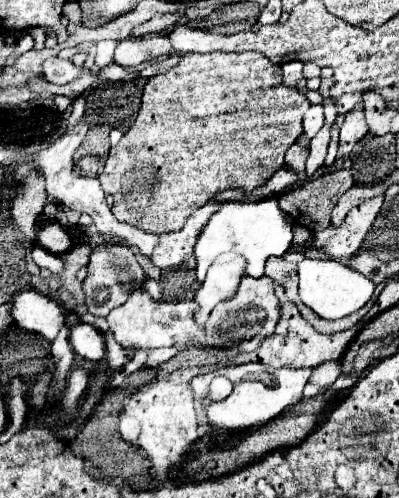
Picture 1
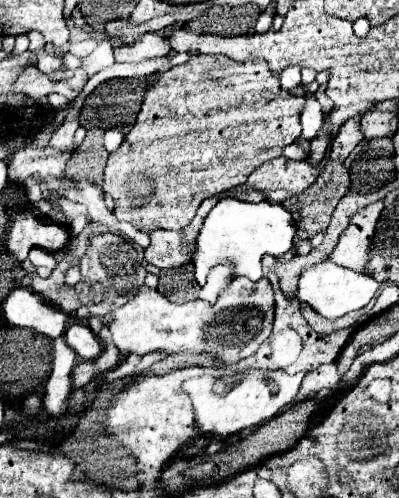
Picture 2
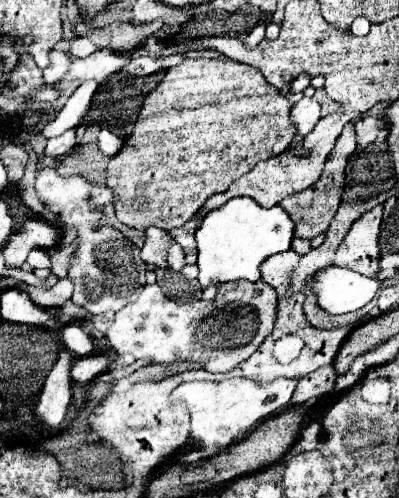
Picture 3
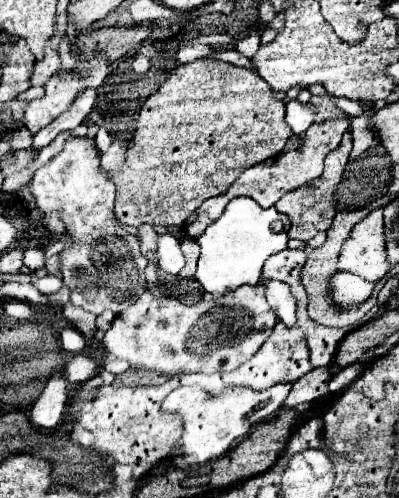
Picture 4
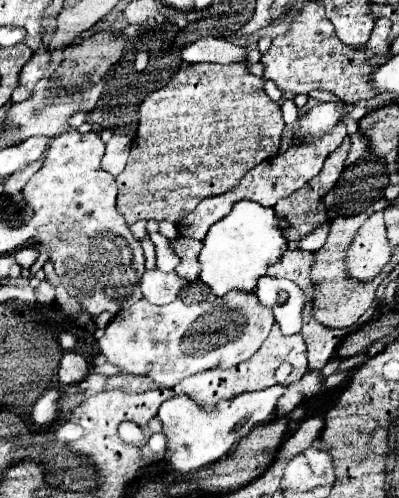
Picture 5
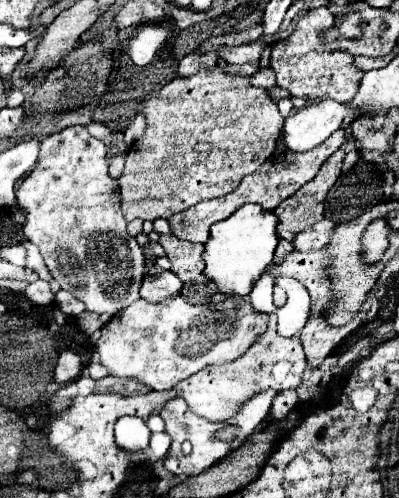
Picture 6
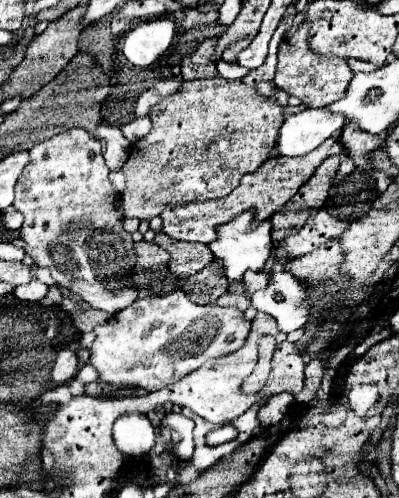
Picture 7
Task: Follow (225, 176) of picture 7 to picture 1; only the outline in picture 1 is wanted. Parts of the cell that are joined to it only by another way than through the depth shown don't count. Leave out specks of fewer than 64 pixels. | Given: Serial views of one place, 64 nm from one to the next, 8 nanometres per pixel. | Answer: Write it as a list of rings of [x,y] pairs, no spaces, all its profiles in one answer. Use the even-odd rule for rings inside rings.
[[[210,52],[210,54],[186,54],[182,56],[180,64],[174,66],[170,72],[156,74],[148,78],[144,86],[144,96],[142,96],[142,106],[140,112],[132,124],[132,128],[122,136],[122,140],[110,150],[108,160],[104,164],[102,174],[98,176],[102,188],[106,194],[114,198],[112,212],[120,222],[128,222],[144,232],[152,234],[162,234],[162,232],[172,232],[180,230],[186,220],[200,208],[204,206],[216,192],[222,192],[226,188],[244,188],[252,190],[256,186],[262,186],[266,178],[272,174],[272,170],[278,170],[284,164],[284,152],[296,138],[302,134],[302,116],[310,108],[310,102],[306,96],[298,96],[296,90],[284,88],[282,86],[282,70],[278,64],[272,64],[264,54],[260,52],[244,52],[244,54],[226,54],[226,52]]]

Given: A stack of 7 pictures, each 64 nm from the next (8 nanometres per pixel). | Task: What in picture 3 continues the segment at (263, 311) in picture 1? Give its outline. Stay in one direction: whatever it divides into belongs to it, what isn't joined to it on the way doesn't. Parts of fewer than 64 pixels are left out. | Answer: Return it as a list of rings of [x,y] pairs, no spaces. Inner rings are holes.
[[[264,280],[222,284],[214,300],[196,300],[178,304],[168,298],[158,284],[144,286],[136,302],[116,312],[106,340],[114,354],[132,354],[150,364],[194,362],[208,372],[230,372],[250,358],[264,338],[272,332],[276,320],[278,296]]]

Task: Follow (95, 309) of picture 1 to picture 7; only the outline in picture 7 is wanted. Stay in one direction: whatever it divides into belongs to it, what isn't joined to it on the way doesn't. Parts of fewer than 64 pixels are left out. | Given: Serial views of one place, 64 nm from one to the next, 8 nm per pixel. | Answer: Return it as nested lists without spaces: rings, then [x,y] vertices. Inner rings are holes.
[[[72,128],[60,132],[58,138],[50,138],[36,144],[28,152],[30,162],[20,172],[20,178],[14,188],[14,208],[24,216],[20,238],[26,242],[26,254],[32,256],[38,266],[48,268],[58,286],[80,296],[92,308],[104,310],[108,314],[124,310],[138,298],[138,292],[132,290],[130,282],[124,282],[124,278],[132,272],[136,264],[136,256],[132,250],[134,240],[122,228],[124,214],[120,208],[120,198],[108,180],[110,170],[102,158],[100,142],[92,138],[86,130]]]

